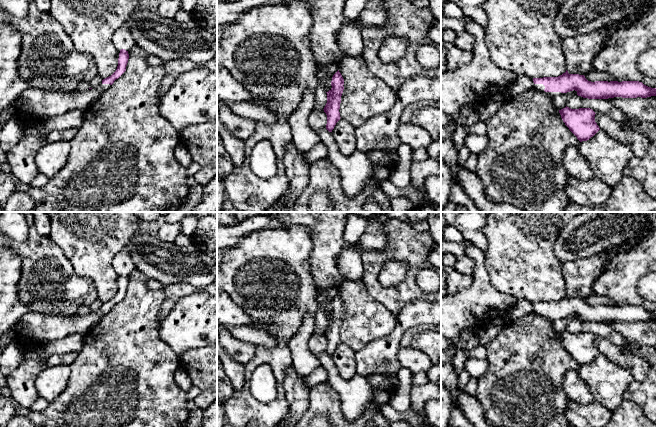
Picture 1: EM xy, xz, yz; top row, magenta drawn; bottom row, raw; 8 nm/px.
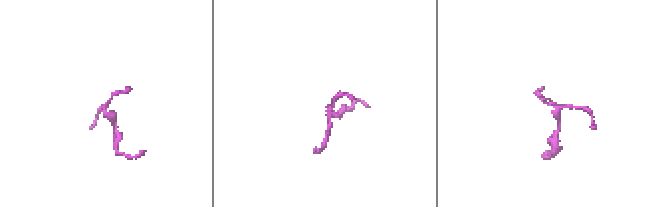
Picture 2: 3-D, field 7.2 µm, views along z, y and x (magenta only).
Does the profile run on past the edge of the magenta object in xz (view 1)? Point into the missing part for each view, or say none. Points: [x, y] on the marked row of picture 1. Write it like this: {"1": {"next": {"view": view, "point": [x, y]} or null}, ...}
{"1": {"next": null}}

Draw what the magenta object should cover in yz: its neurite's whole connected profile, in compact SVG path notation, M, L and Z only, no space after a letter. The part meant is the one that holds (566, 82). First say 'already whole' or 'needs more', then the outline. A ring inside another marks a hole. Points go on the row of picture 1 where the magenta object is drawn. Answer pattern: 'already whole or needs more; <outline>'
needs more; M565 73L558 77L533 78L537 90L551 98L575 90L578 96L588 99L647 98L656 96L656 88L639 81L588 81L584 75Z

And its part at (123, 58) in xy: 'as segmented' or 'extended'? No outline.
extended

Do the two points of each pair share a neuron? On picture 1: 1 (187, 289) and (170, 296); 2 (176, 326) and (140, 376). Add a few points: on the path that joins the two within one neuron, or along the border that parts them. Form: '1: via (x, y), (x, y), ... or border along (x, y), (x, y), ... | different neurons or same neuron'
1: via (183, 289), (174, 292) | same neuron
2: border along (159, 323), (159, 337), (178, 357) | different neurons

